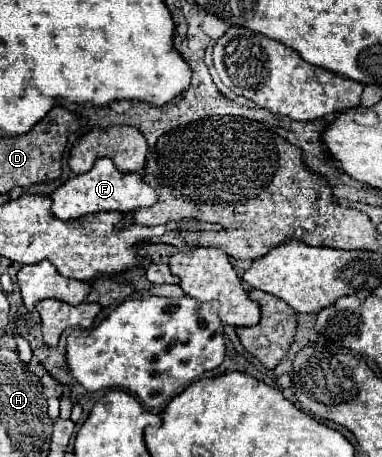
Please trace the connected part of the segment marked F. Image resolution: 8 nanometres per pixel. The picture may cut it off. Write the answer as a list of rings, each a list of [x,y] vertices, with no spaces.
[[[98,158],[94,168],[66,180],[62,186],[58,186],[52,194],[52,214],[60,220],[72,220],[80,218],[82,214],[96,214],[102,210],[114,210],[114,212],[134,212],[142,206],[154,206],[158,200],[158,194],[154,188],[146,186],[138,174],[122,174],[116,170],[114,162],[110,158]]]

